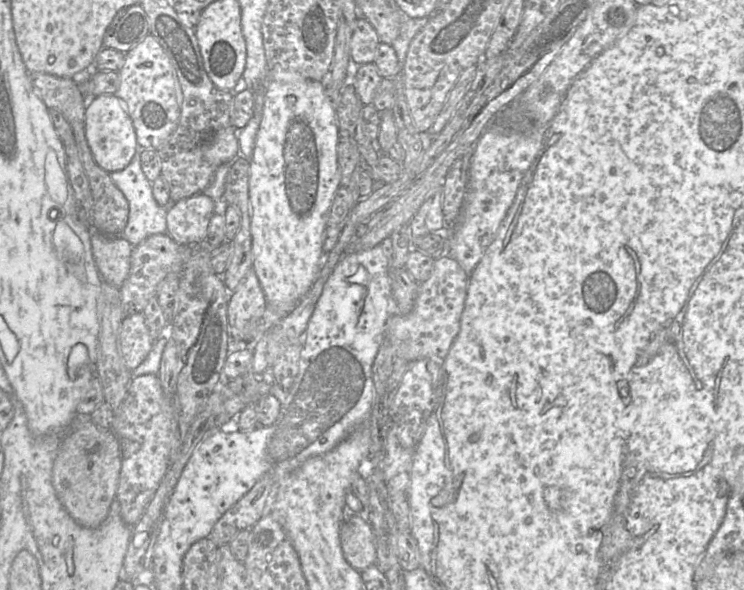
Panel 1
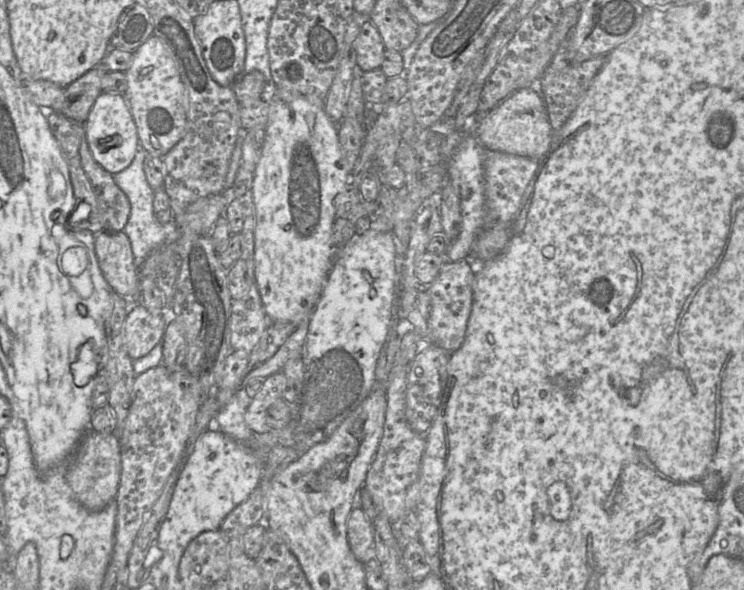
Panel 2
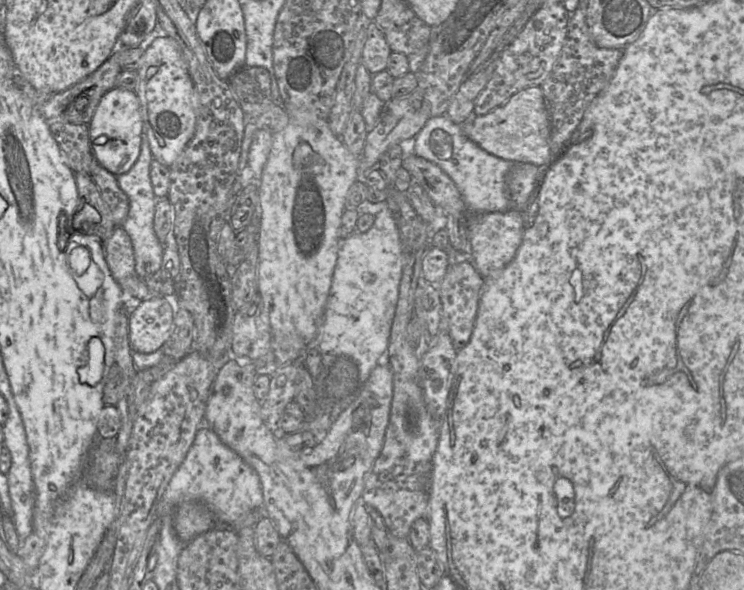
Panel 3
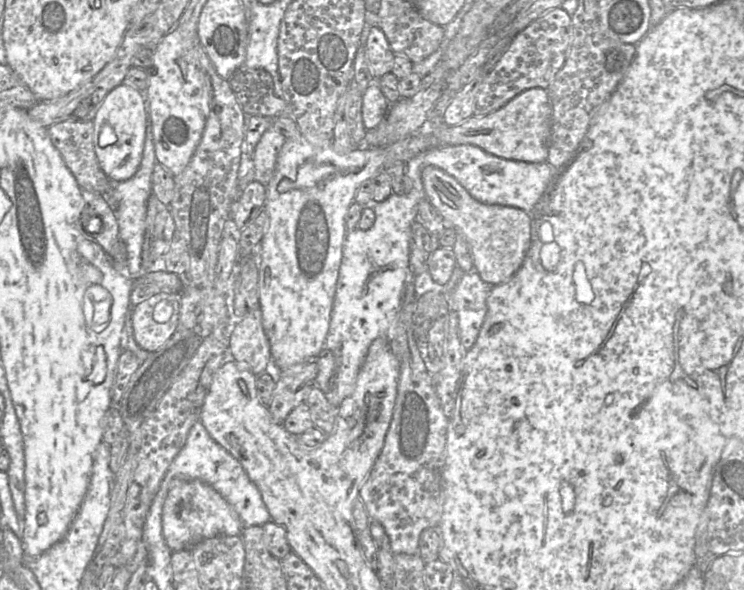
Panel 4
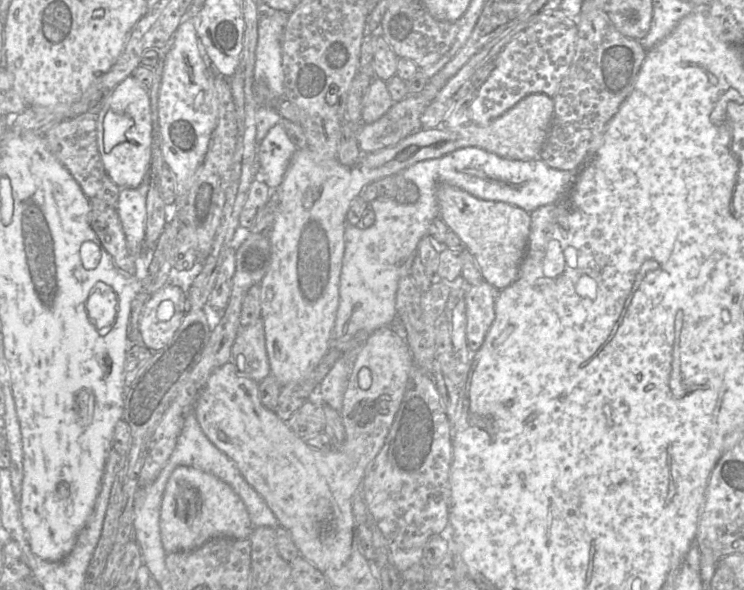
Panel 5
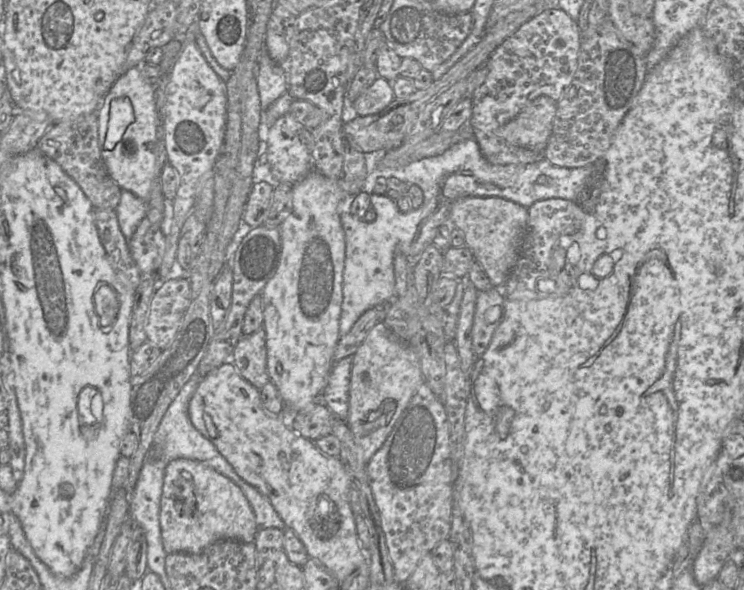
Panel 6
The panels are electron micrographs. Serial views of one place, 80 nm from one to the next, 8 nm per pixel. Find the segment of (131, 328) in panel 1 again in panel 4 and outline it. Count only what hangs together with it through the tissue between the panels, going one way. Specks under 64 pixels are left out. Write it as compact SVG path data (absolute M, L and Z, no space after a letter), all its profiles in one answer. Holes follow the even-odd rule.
M160 292L132 310L133 336L140 348L159 350L179 327L180 295Z

